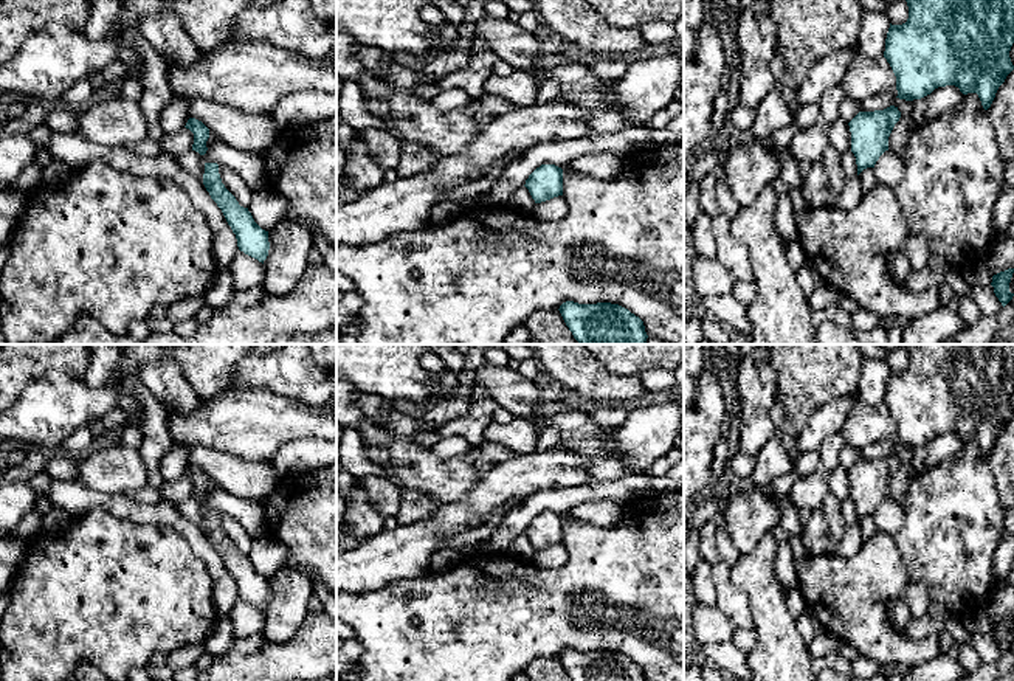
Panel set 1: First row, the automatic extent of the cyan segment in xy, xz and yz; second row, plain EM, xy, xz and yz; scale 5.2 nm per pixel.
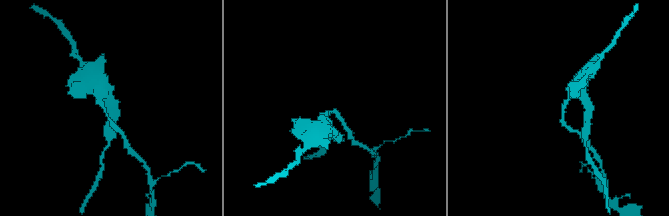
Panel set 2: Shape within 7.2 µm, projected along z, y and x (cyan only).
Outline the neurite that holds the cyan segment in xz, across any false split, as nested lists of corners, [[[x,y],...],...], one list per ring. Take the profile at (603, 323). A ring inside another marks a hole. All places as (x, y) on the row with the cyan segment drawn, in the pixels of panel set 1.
[[[566,301],[558,310],[580,344],[647,344],[643,321],[619,304]]]

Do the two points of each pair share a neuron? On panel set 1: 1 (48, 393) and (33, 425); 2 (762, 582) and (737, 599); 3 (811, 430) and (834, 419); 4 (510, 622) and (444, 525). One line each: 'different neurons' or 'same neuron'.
1: same neuron
2: different neurons
3: same neuron
4: different neurons

